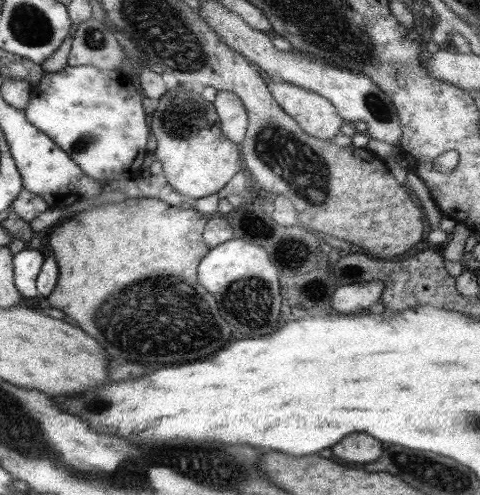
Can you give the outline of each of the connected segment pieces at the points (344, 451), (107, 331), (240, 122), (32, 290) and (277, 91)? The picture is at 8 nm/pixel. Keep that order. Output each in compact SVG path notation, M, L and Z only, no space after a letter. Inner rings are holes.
M347 434L331 452L348 463L373 462L381 456L381 444L367 434Z
M126 197L122 203L103 204L99 208L96 206L85 209L79 214L69 217L67 222L48 231L47 244L49 244L49 250L53 252L51 256L55 259L58 268L57 284L54 286L53 292L46 298L48 306L57 308L67 317L73 318L77 327L89 334L111 358L119 358L121 362L133 362L133 364L139 364L141 368L153 368L155 364L185 364L185 362L201 360L205 356L215 354L219 348L225 346L231 330L229 330L227 322L219 316L215 300L203 286L199 286L197 276L195 276L199 260L209 250L202 239L202 232L207 220L209 220L208 217L194 209L183 209L179 205L170 206L164 201L151 197Z
M218 90L212 100L216 115L220 122L222 135L238 145L248 128L245 107L237 95L226 90Z
M24 248L12 256L12 279L21 297L38 296L36 278L43 261L43 256L37 249Z
M265 77L265 80L275 102L305 134L319 140L331 140L339 134L345 122L328 100L274 77Z

